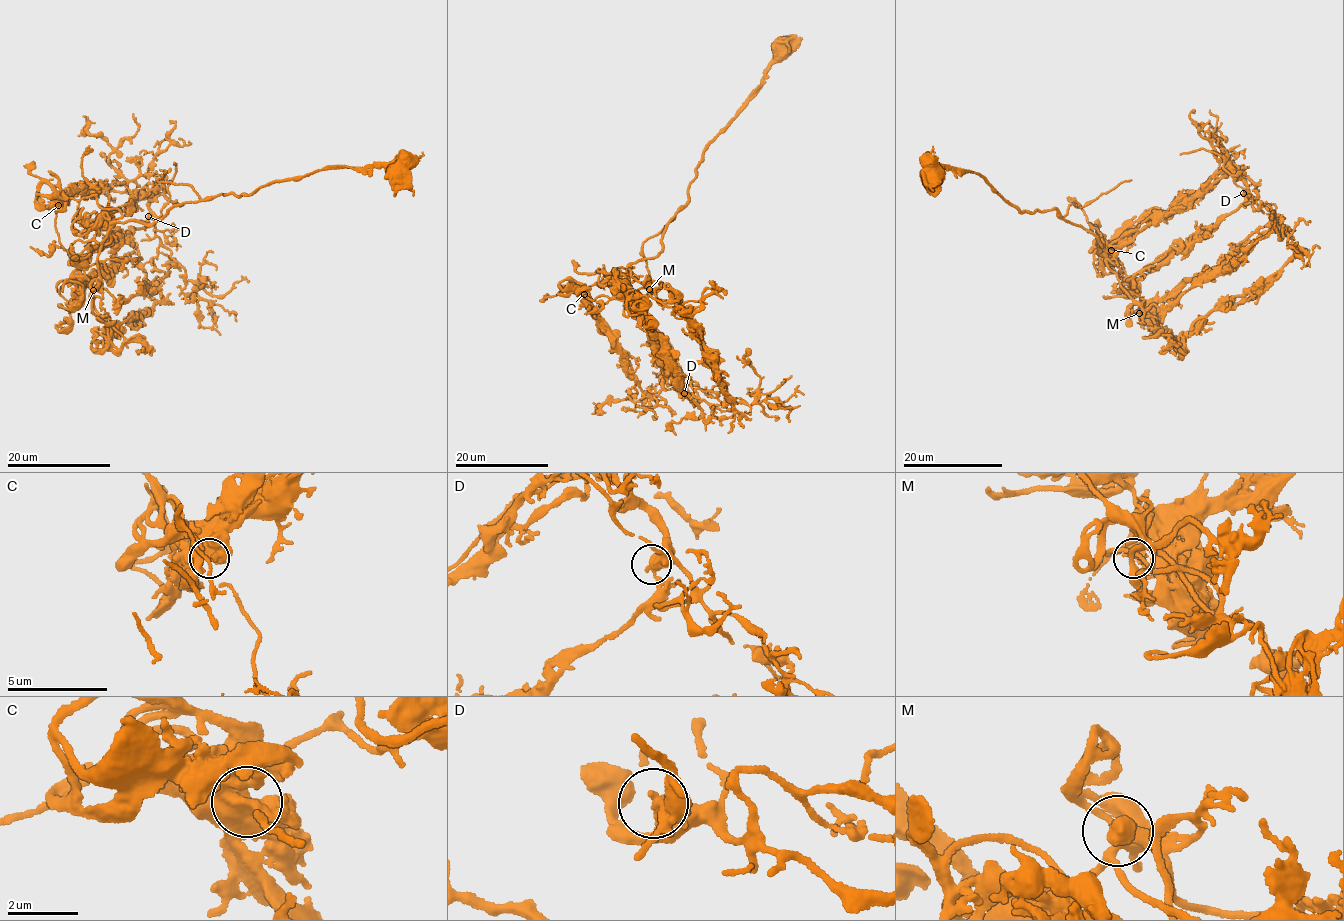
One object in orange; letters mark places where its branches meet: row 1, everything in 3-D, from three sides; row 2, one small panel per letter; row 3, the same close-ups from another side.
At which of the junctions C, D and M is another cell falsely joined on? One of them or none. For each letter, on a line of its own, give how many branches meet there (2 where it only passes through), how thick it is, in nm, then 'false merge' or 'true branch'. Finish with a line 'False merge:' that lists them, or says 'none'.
C: 2 | 500 nm | true branch
D: 2 | 440 nm | true branch
M: 2 | 360 nm | true branch
False merge: none

